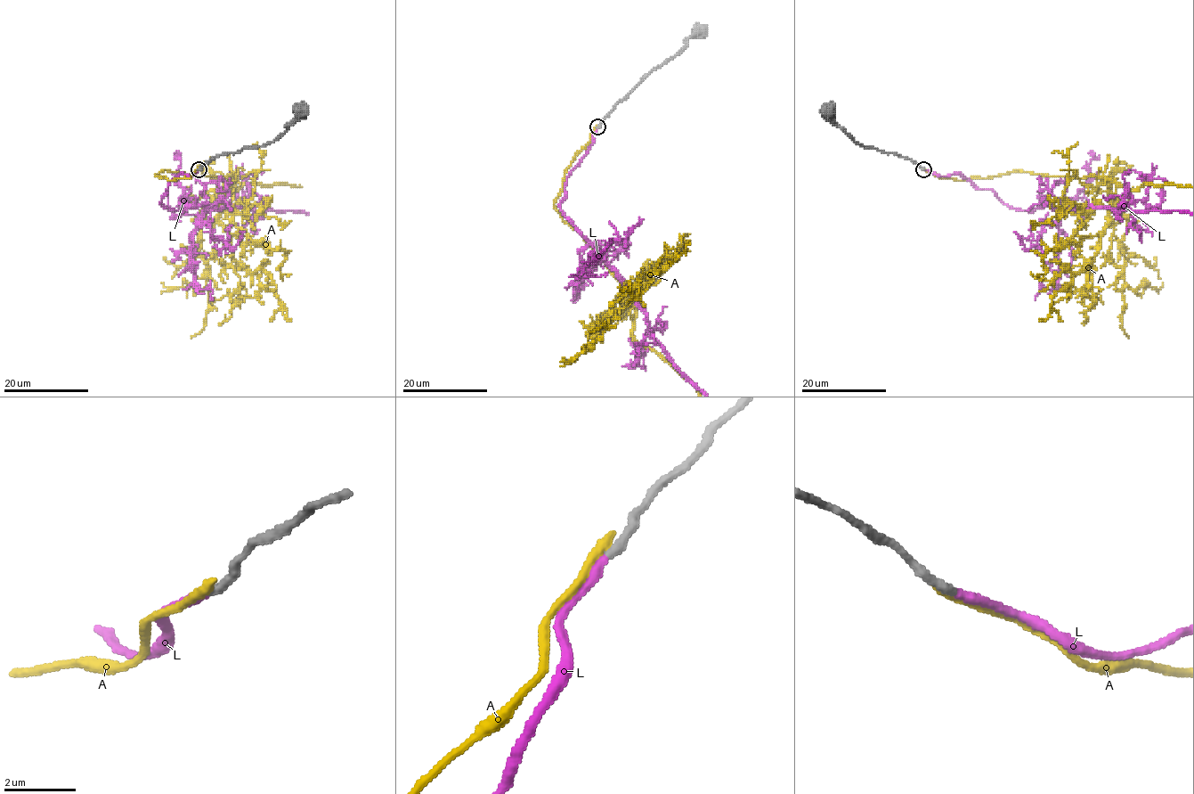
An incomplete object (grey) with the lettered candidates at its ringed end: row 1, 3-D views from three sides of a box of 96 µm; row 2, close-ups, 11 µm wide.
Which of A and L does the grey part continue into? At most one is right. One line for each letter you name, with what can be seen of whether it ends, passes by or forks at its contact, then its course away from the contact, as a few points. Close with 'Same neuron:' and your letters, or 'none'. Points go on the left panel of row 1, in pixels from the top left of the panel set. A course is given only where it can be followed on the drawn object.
L: It ends there
Same neuron: L

